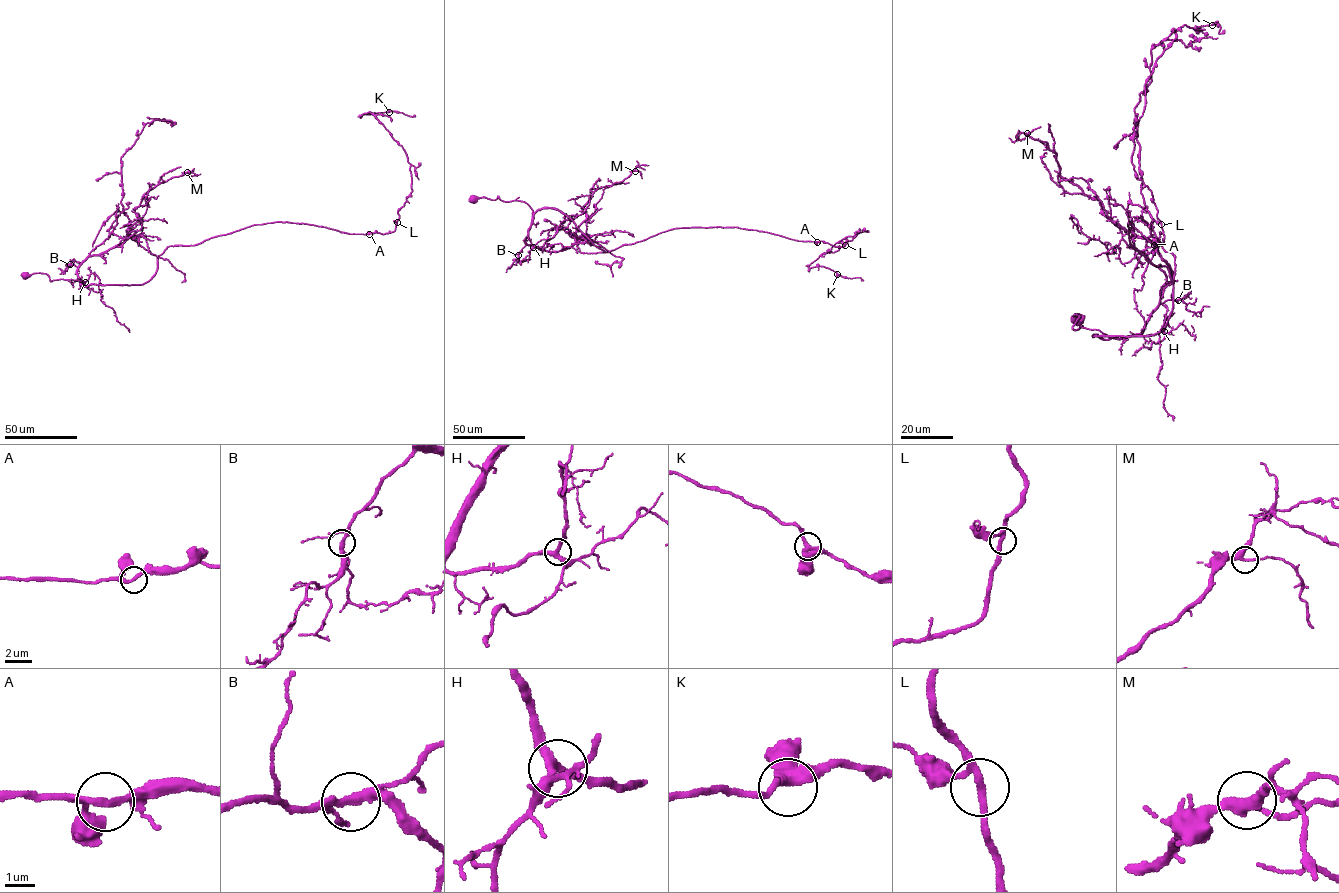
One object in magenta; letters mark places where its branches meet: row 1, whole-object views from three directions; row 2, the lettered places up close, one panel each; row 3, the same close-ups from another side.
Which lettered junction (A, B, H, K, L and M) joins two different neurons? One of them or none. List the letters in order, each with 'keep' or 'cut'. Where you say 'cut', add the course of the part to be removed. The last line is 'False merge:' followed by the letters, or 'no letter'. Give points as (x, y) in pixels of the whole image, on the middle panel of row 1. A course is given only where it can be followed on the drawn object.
A: keep
B: keep
H: keep
K: keep
L: keep
M: keep
False merge: no letter

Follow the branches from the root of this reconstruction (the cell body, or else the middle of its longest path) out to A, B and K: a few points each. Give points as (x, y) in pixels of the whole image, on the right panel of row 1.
A: (1078, 320), (1103, 339), (1160, 331), (1173, 281), (1128, 222), (1154, 244)
B: (1078, 320), (1075, 314), (1079, 318), (1074, 329), (1082, 326), (1123, 339), (1139, 334), (1160, 304), (1178, 300)
K: (1078, 320), (1150, 336), (1172, 312), (1129, 242), (1164, 242), (1134, 134), (1175, 32), (1212, 25)

